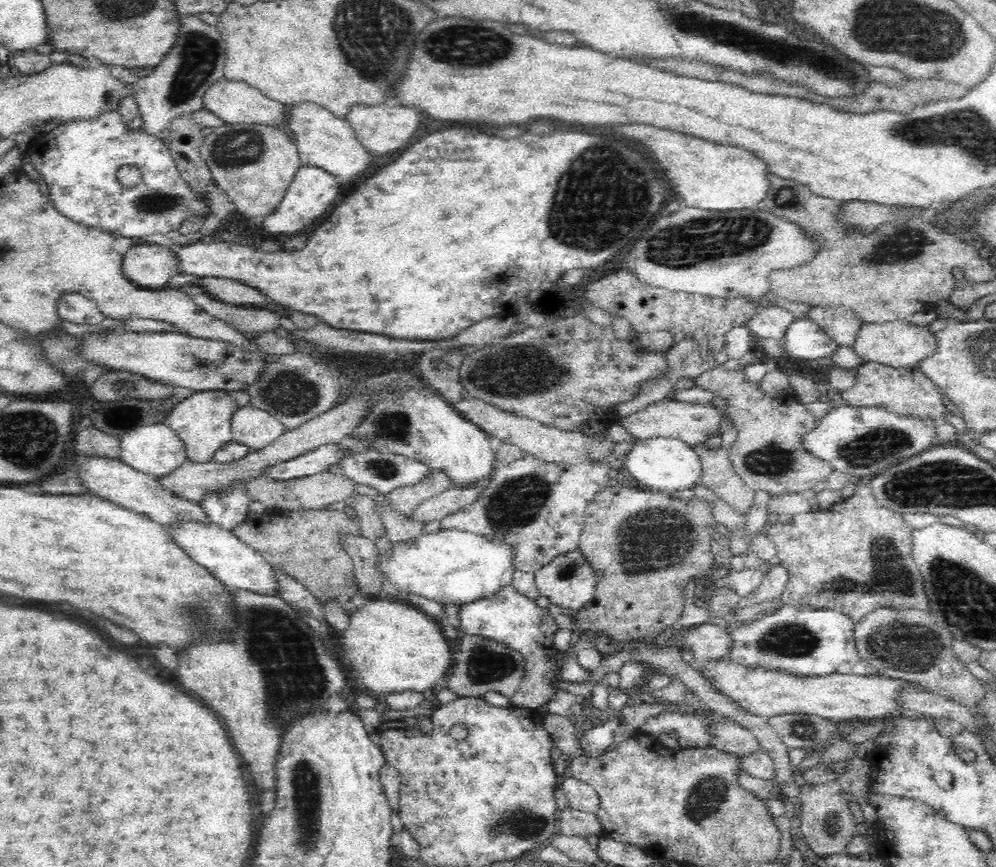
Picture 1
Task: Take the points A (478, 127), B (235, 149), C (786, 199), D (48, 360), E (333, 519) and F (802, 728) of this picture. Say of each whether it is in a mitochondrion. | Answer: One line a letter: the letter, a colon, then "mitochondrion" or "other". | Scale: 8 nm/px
A: other
B: mitochondrion
C: mitochondrion
D: other
E: other
F: mitochondrion

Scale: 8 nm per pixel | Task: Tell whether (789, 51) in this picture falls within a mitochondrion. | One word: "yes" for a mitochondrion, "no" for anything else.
yes

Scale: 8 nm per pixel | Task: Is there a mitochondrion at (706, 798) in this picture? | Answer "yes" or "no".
yes

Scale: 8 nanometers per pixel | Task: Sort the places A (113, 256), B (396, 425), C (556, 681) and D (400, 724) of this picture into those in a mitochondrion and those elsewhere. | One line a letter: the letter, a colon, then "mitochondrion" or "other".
A: other
B: mitochondrion
C: other
D: other

